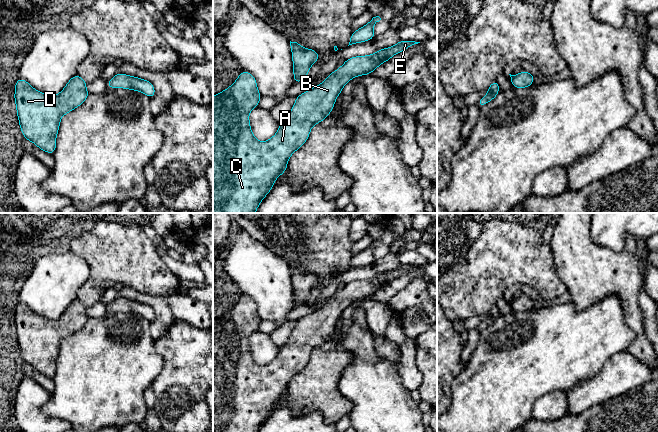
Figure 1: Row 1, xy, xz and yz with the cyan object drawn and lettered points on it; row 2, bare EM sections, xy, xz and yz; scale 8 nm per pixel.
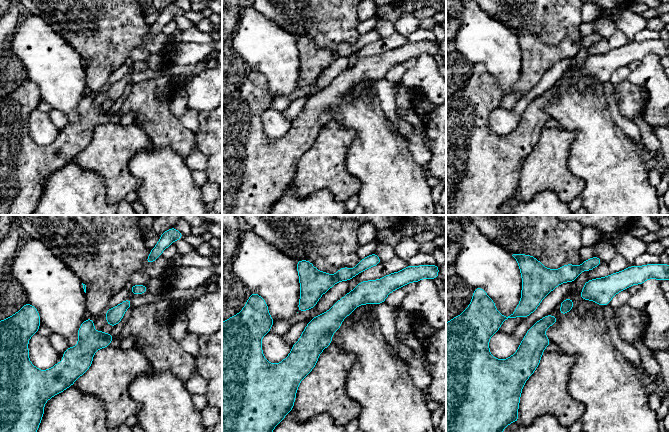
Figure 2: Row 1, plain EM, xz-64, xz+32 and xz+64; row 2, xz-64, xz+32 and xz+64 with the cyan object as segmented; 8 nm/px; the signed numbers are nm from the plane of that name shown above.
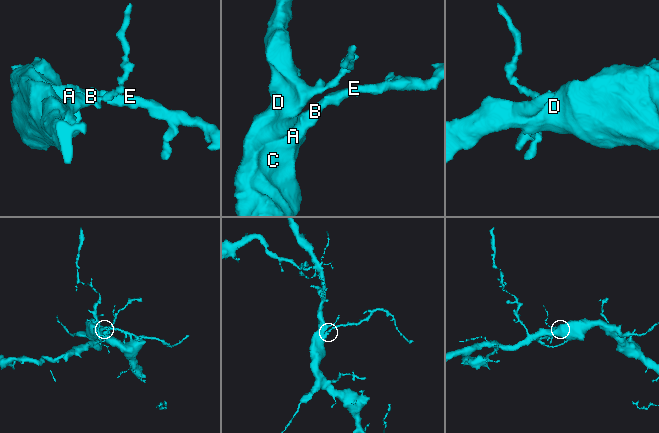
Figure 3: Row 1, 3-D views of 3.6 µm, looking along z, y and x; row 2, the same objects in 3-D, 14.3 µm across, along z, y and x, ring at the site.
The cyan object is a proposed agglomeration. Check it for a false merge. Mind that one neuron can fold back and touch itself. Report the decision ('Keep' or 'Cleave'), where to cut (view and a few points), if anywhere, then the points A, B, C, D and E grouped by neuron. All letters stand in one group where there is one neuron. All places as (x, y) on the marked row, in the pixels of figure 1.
Keep. No split. Groups: A B C D E

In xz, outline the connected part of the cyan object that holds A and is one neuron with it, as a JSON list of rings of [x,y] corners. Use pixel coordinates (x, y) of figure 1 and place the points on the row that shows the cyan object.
[[[400,40],[396,45],[380,49],[372,55],[355,56],[347,59],[339,69],[330,73],[320,85],[314,86],[296,97],[290,114],[280,123],[277,133],[265,142],[258,141],[254,137],[249,121],[250,111],[258,107],[262,96],[258,91],[254,76],[242,70],[229,88],[213,96],[213,213],[255,213],[261,201],[271,191],[275,180],[286,171],[290,156],[307,141],[311,128],[329,116],[342,88],[352,78],[372,73],[382,63],[389,61],[392,56],[418,43],[420,42]]]

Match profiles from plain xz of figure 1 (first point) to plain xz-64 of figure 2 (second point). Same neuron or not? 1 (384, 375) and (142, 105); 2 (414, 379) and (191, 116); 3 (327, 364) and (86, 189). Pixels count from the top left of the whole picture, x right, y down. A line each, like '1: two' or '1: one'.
1: two
2: one
3: two

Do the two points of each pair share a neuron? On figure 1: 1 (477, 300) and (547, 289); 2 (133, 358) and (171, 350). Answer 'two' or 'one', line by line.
1: one
2: two

